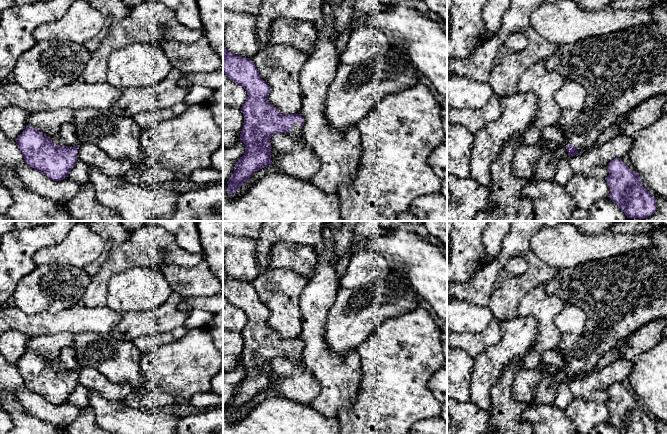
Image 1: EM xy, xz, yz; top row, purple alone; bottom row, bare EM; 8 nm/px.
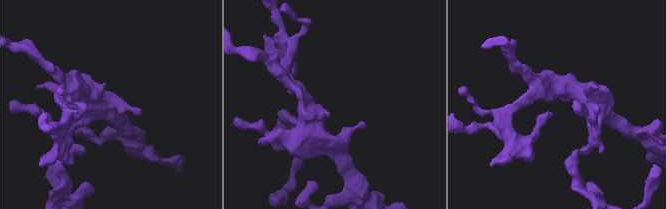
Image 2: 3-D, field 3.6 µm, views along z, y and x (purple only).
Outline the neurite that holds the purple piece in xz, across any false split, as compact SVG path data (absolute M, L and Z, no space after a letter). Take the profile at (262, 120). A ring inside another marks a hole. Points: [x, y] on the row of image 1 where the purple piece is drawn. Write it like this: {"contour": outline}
{"contour": "M223 44L223 73L235 83L241 85L247 92L247 100L240 108L244 116L240 139L245 144L245 153L238 159L234 171L228 180L227 193L233 195L259 169L272 165L271 142L272 136L280 133L299 138L304 125L304 118L300 114L281 114L268 101L270 86L264 81L255 64L249 58L237 56L226 50Z"}

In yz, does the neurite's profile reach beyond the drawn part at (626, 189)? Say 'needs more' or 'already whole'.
already whole

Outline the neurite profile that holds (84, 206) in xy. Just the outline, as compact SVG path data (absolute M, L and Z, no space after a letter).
M89 182L82 184L81 190L66 204L66 208L71 221L124 221L117 212L100 204Z

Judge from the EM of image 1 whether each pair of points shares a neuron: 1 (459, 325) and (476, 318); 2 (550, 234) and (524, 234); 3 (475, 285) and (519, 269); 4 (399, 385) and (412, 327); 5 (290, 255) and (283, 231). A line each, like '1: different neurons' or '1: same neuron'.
1: same neuron
2: different neurons
3: different neurons
4: same neuron
5: different neurons

